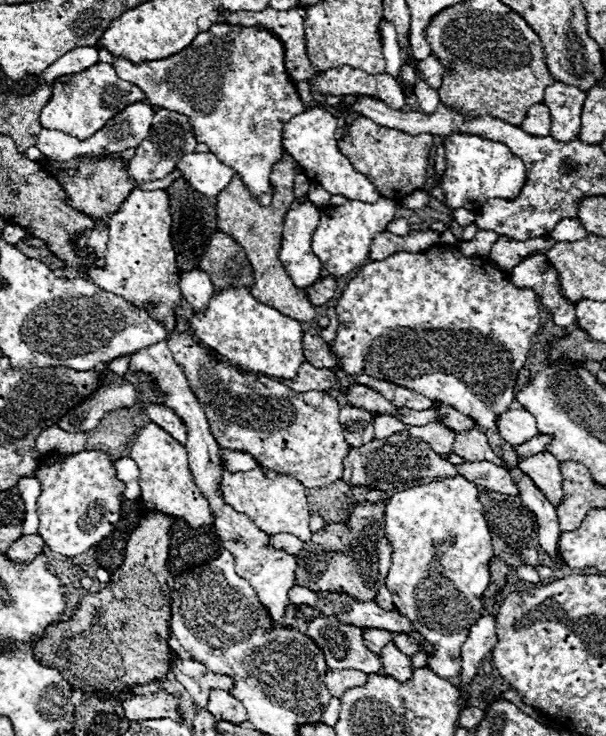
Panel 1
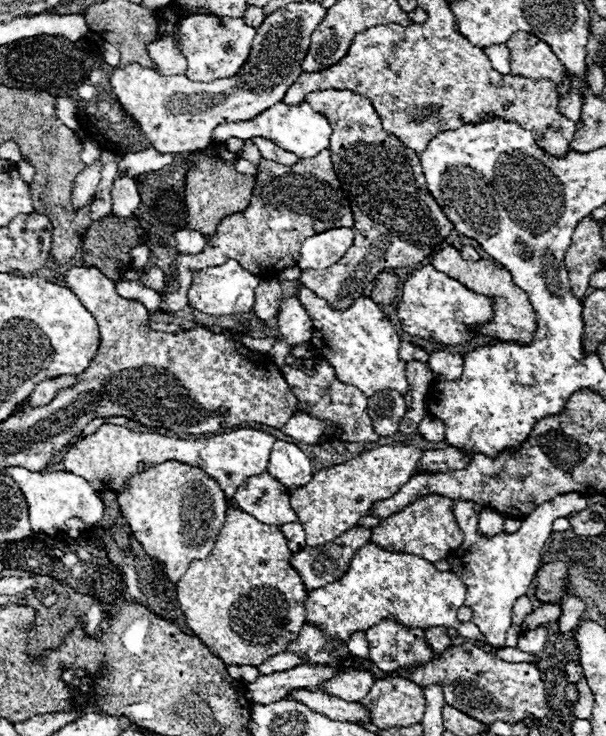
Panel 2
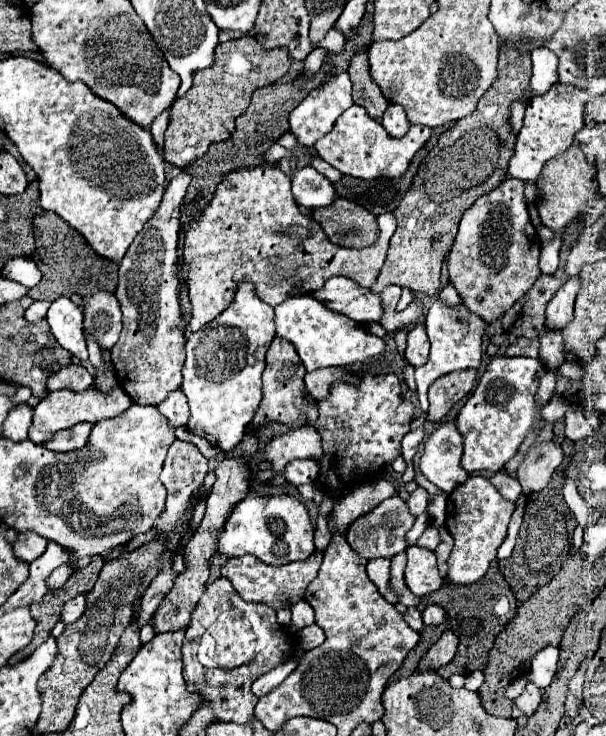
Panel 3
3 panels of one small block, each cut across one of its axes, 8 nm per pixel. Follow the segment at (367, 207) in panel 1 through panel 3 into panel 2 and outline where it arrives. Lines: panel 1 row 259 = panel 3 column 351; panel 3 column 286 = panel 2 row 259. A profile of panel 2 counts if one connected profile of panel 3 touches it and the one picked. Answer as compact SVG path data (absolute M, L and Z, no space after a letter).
M332 228L326 232L314 234L302 244L298 268L302 268L302 270L330 268L346 254L346 250L352 244L354 244L352 228Z

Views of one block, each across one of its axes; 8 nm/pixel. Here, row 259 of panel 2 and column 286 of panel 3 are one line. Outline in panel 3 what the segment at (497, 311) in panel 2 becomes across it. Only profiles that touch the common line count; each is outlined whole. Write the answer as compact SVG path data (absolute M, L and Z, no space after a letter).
M302 426L298 430L288 430L280 436L276 436L266 446L266 458L274 464L276 476L272 478L272 484L286 484L286 480L280 476L282 468L296 458L322 458L322 438L314 426Z

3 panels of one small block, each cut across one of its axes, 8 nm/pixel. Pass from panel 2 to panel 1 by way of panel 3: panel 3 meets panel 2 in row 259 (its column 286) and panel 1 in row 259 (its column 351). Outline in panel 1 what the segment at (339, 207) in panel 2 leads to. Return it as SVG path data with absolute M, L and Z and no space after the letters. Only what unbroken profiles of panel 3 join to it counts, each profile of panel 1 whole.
M284 152L282 160L272 166L270 184L272 184L274 192L272 192L270 206L262 206L258 202L258 198L252 196L246 186L242 186L242 178L238 174L234 174L236 184L232 182L232 186L228 184L224 188L224 200L222 200L222 196L218 196L216 214L218 214L218 228L222 232L228 232L230 236L234 236L238 240L238 244L246 250L246 256L252 264L252 276L254 276L254 286L250 288L252 296L262 304L270 304L270 308L278 308L278 312L288 314L290 318L294 318L298 322L306 322L306 320L316 318L316 310L314 310L312 302L308 300L308 296L302 290L294 288L290 276L286 274L282 262L278 260L278 250L280 250L282 232L284 232L284 216L286 216L290 204L296 200L296 196L294 196L294 178L296 178L294 164L296 164L294 158L288 152Z

